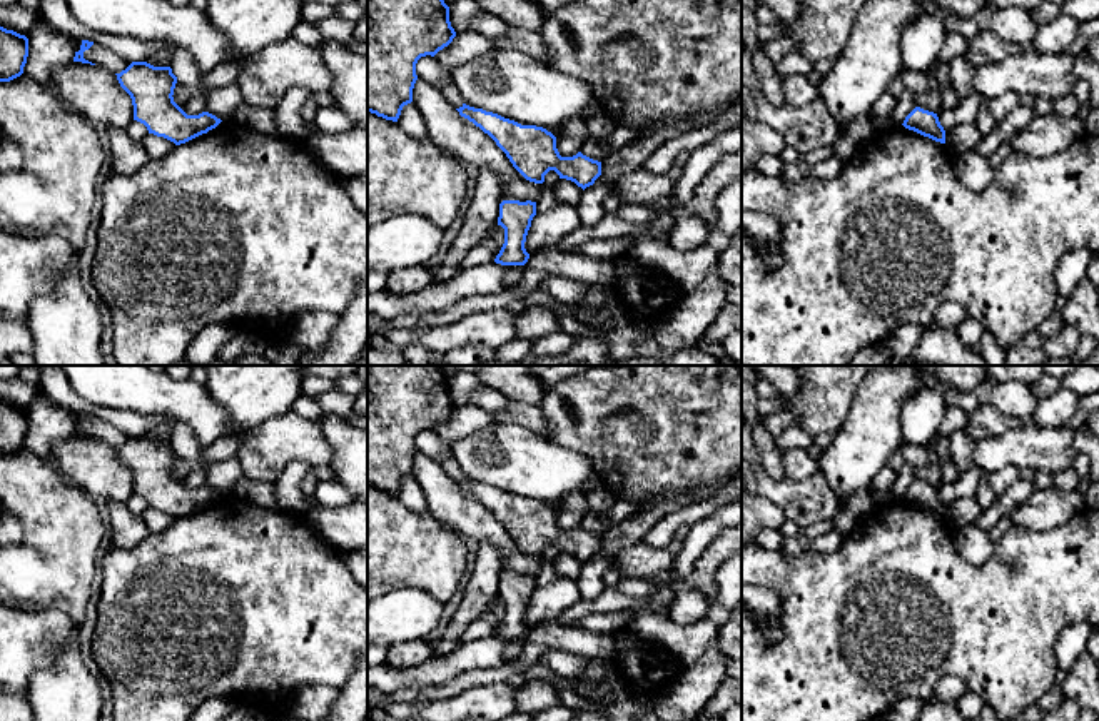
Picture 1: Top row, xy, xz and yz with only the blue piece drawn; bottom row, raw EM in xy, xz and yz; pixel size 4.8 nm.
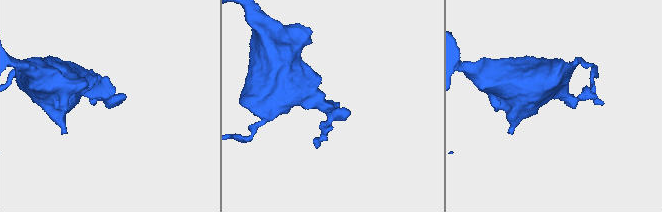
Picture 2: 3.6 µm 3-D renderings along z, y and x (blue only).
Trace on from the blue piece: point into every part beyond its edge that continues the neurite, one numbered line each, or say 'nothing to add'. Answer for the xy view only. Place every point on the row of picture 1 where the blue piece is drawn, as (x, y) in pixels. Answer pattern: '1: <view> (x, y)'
nothing to add

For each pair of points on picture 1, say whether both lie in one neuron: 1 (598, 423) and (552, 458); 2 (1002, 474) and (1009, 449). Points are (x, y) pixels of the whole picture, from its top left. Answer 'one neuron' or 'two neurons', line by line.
1: two neurons
2: two neurons

